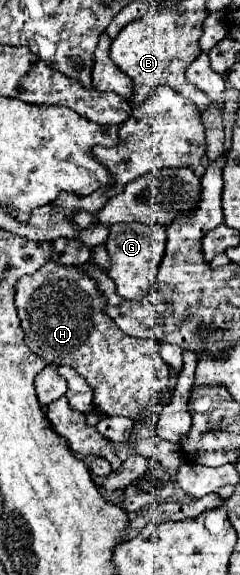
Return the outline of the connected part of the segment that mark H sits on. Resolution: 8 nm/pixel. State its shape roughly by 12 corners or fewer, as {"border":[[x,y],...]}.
{"border":[[82,267],[18,279],[26,345],[136,419],[168,391],[158,341],[104,313]]}

